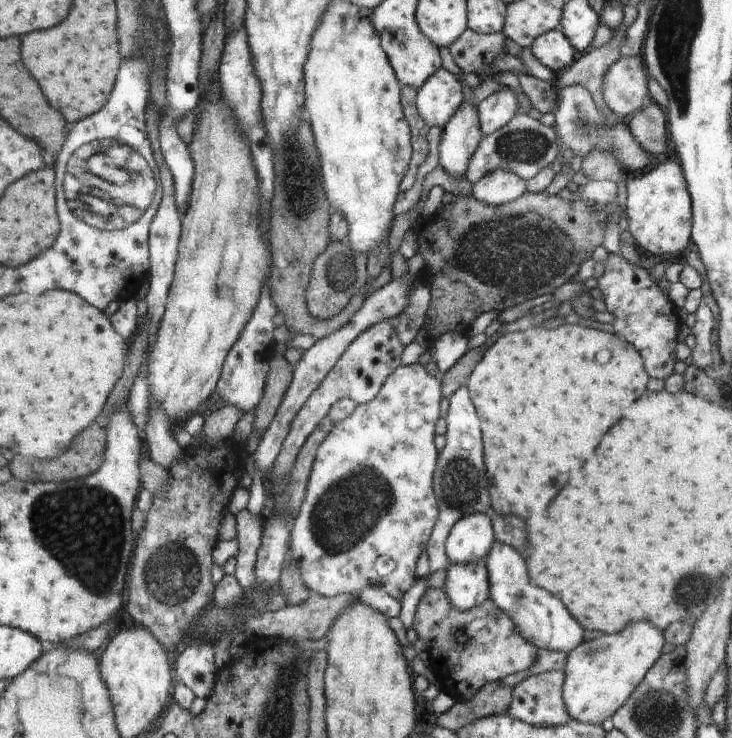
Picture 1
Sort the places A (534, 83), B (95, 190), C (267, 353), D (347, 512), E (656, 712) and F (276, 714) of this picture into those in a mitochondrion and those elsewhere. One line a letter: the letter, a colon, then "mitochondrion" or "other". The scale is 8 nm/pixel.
A: other
B: mitochondrion
C: other
D: mitochondrion
E: mitochondrion
F: mitochondrion

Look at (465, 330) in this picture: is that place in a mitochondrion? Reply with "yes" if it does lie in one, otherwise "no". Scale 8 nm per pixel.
no

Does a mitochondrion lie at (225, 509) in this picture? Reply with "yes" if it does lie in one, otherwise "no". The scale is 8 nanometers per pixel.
no

